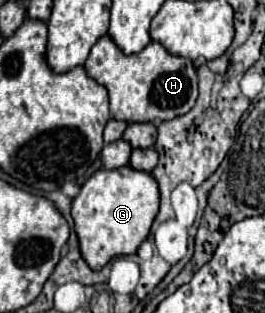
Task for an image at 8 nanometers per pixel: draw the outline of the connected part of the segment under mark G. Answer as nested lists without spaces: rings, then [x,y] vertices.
[[[130,165],[96,171],[82,185],[72,203],[72,217],[80,239],[80,249],[88,265],[92,265],[92,269],[102,269],[116,255],[136,253],[140,243],[150,233],[150,227],[158,215],[158,205],[160,191],[152,173],[132,169]]]

